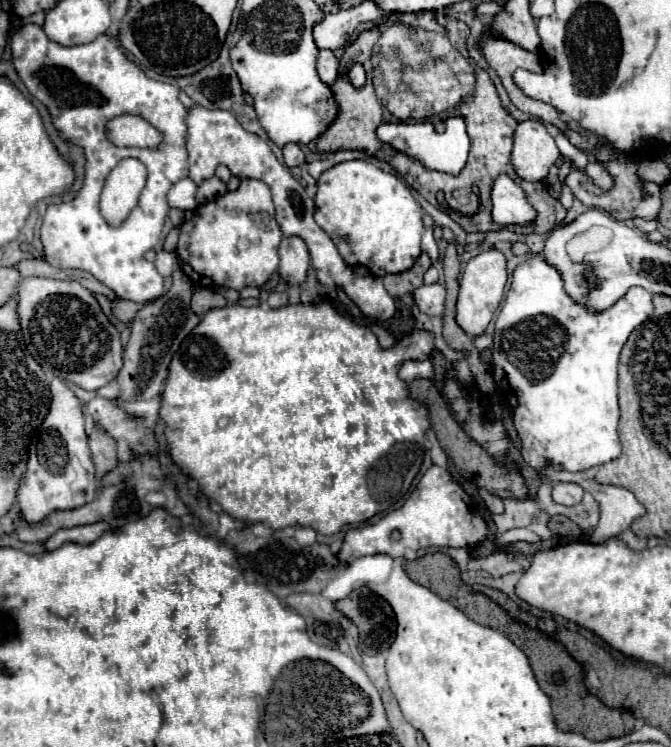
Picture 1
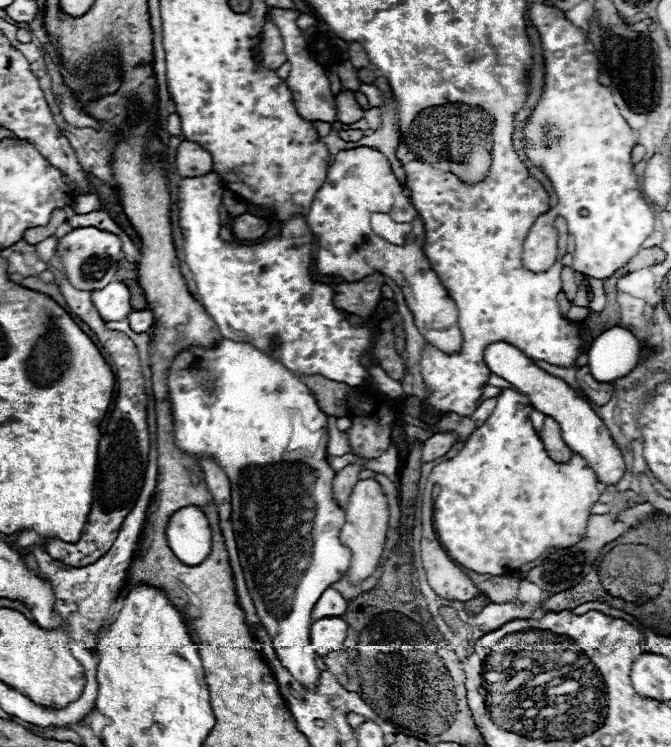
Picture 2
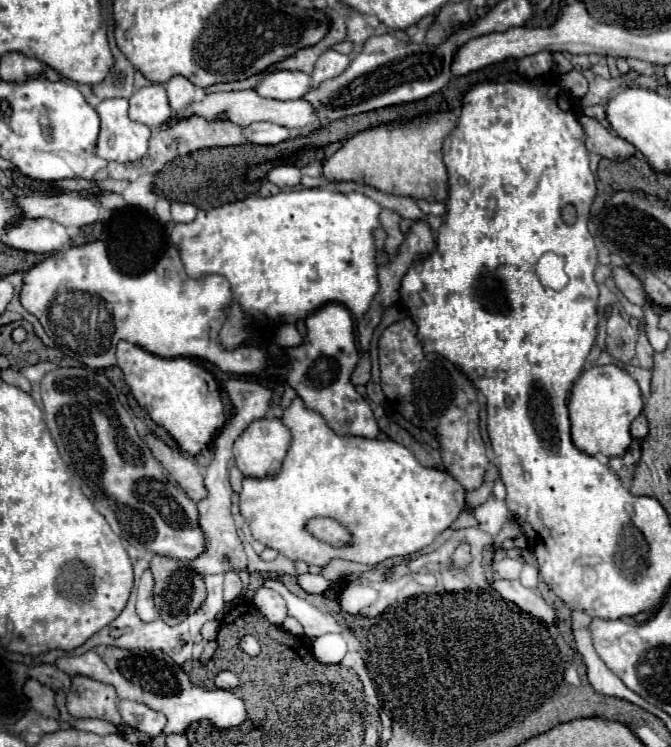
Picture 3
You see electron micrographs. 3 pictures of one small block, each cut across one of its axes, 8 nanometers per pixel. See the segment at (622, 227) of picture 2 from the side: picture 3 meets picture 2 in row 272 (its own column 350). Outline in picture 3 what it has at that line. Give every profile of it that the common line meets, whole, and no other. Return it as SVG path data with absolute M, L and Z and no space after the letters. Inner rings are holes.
M352 580L346 584L346 588L338 596L338 600L340 600L340 606L344 612L360 614L360 610L364 606L370 606L376 602L376 590L372 590L370 586L362 584L358 580Z

